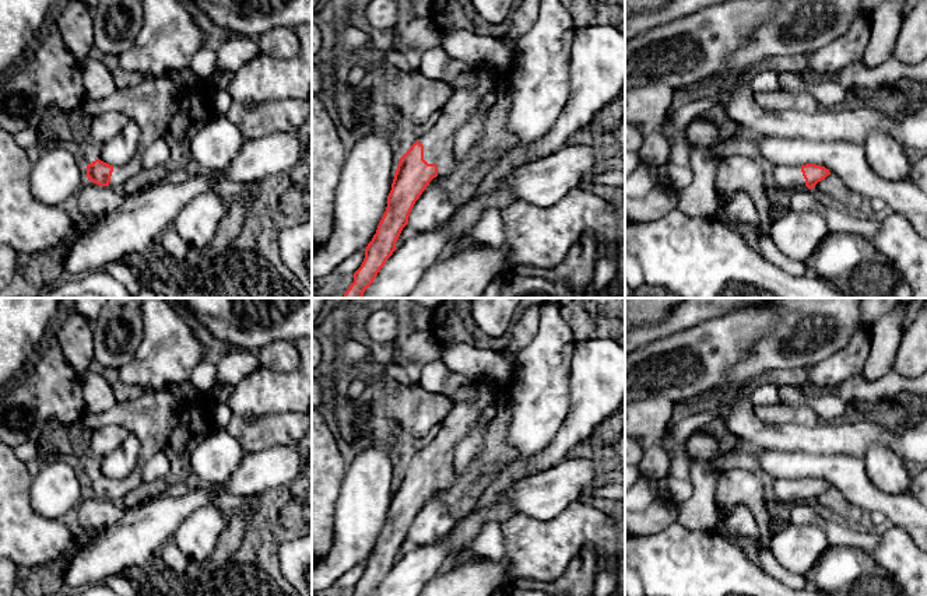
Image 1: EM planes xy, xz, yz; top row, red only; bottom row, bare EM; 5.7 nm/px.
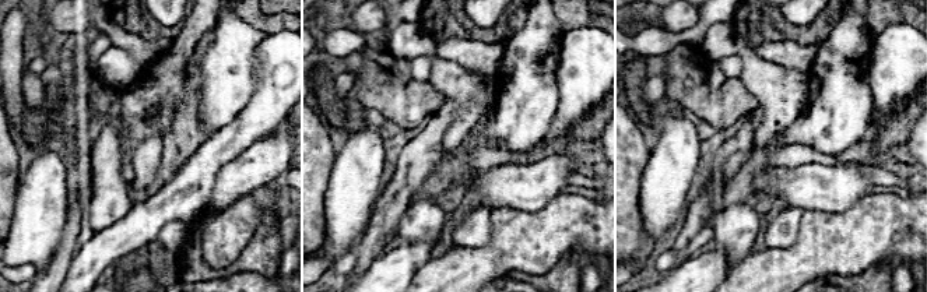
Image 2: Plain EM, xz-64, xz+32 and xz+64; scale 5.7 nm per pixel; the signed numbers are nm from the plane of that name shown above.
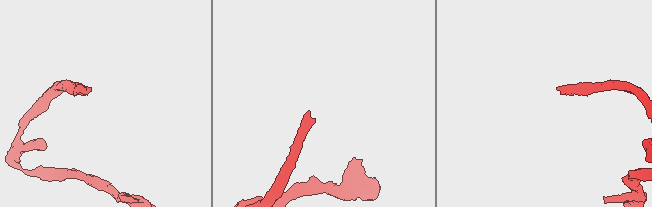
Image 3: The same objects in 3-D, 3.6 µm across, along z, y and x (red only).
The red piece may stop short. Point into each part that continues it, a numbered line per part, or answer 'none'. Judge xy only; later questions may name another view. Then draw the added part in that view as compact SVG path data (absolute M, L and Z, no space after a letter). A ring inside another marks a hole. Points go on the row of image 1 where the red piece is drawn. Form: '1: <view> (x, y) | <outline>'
1: xy (120, 174) | M137 155L131 158L127 164L122 166L113 166L109 187L115 192L122 192L127 179L137 175L141 169L141 157Z

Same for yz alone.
1: yz (786, 176) | M776 165L773 168L773 179L777 187L786 189L789 192L808 189L805 186L801 166Z

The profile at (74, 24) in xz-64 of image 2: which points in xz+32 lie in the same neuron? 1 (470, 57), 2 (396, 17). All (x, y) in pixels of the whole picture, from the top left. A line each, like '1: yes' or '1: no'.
1: yes
2: no

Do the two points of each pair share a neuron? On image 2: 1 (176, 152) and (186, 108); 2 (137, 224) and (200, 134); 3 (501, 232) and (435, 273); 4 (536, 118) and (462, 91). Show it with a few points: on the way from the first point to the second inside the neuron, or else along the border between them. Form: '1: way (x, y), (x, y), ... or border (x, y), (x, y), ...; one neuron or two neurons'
1: way (179, 141), (186, 134), (186, 119); one neuron
2: border (189, 155), (168, 180), (148, 193); two neurons
3: way (491, 250), (473, 268), (453, 273); one neuron
4: border (497, 77), (497, 97), (494, 99); two neurons

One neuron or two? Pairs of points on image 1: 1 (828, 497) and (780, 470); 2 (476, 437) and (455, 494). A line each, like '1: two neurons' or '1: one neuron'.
1: two neurons
2: two neurons

